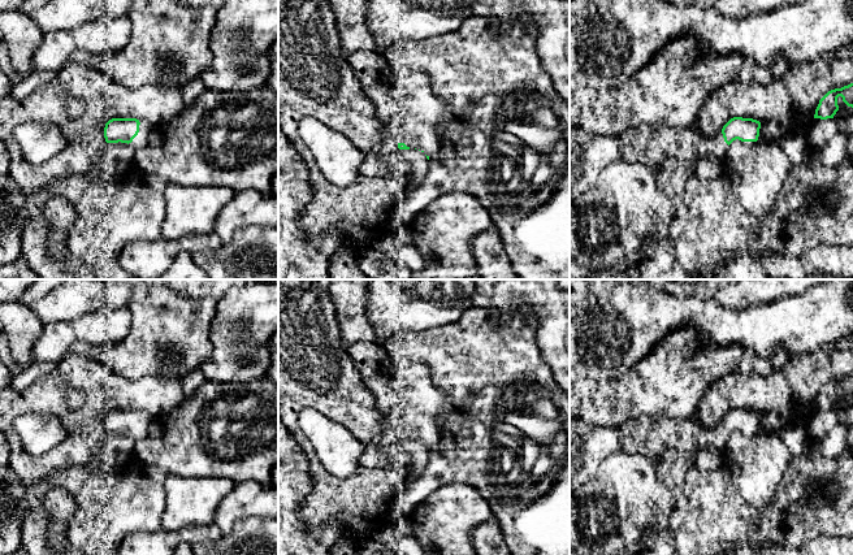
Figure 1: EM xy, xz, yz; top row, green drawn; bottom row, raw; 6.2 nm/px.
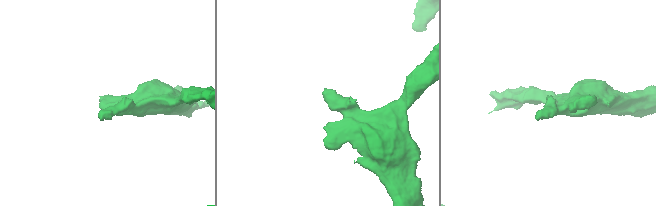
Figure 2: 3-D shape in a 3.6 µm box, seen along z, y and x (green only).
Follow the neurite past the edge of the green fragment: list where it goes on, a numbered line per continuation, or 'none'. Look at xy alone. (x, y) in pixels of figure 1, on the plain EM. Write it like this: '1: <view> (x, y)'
1: xy (144, 419)

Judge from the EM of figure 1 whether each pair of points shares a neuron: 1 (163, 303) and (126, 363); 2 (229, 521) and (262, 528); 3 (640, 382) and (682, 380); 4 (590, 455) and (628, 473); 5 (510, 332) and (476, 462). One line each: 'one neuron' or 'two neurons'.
1: one neuron
2: two neurons
3: one neuron
4: two neurons
5: one neuron

